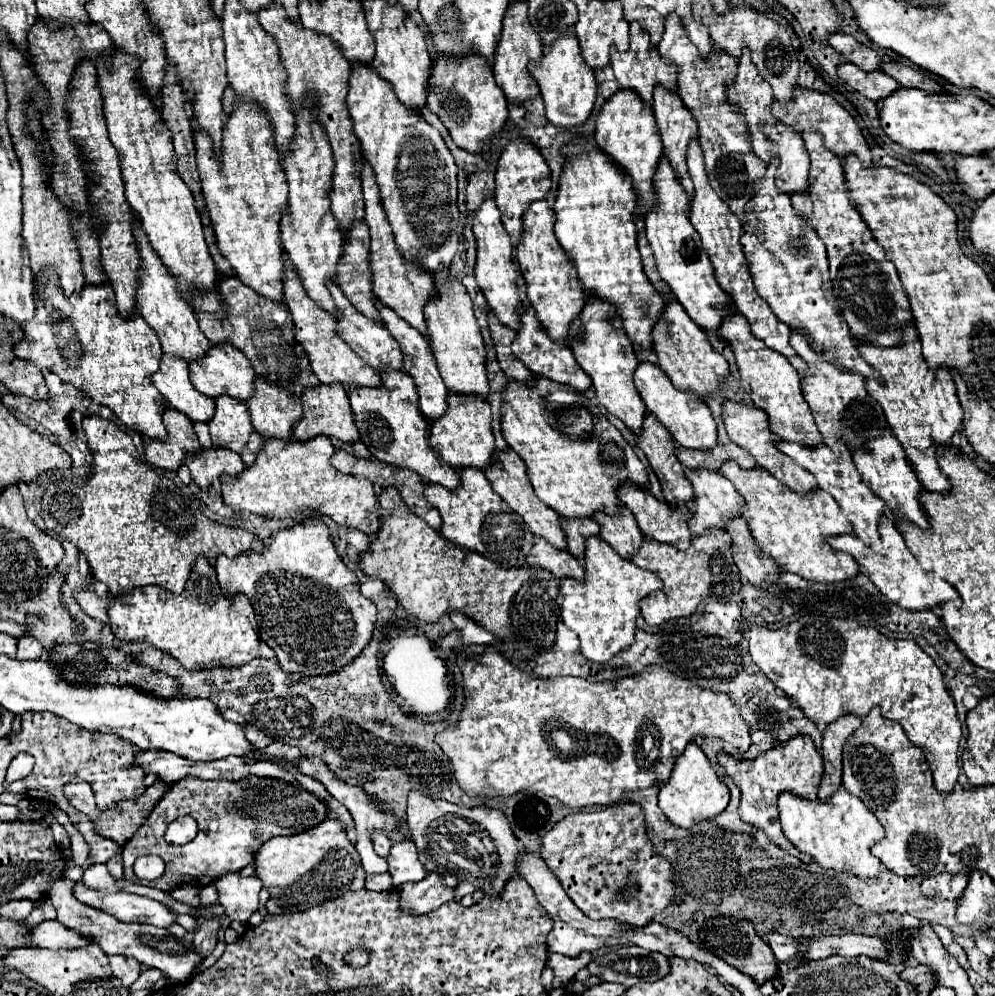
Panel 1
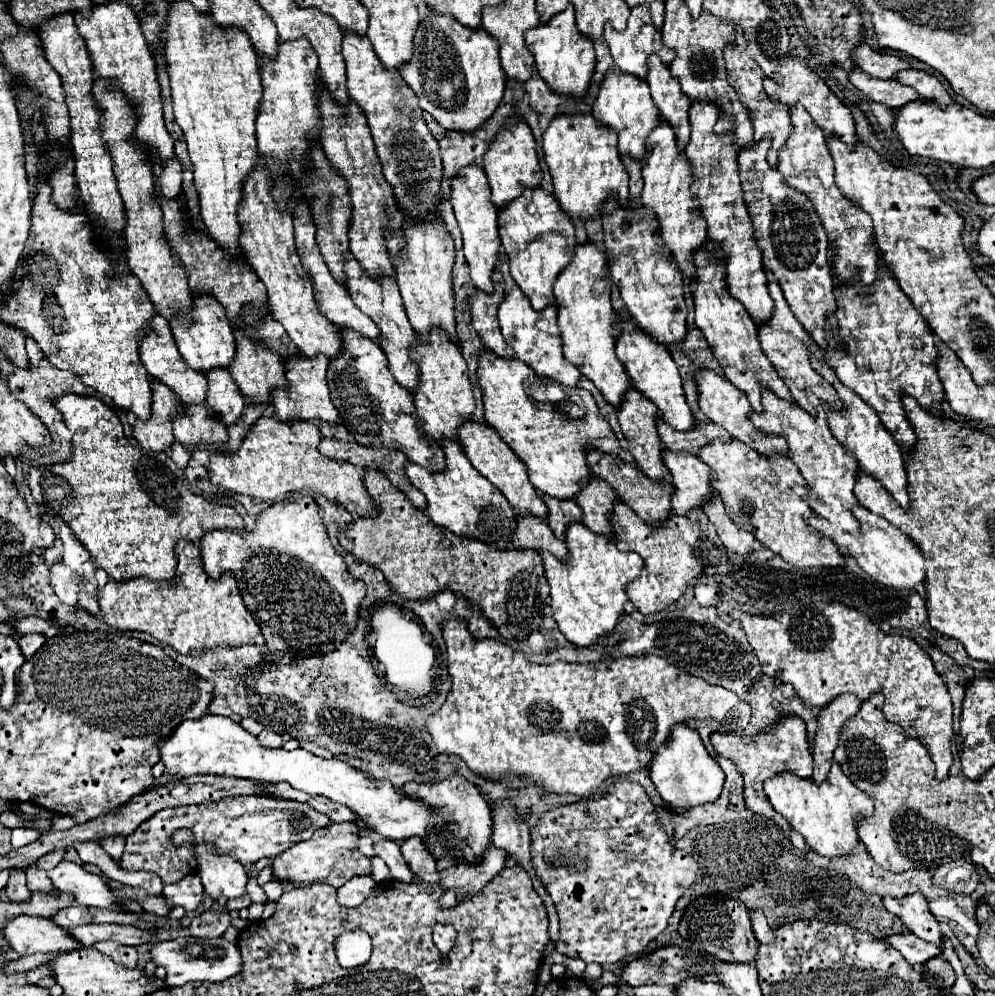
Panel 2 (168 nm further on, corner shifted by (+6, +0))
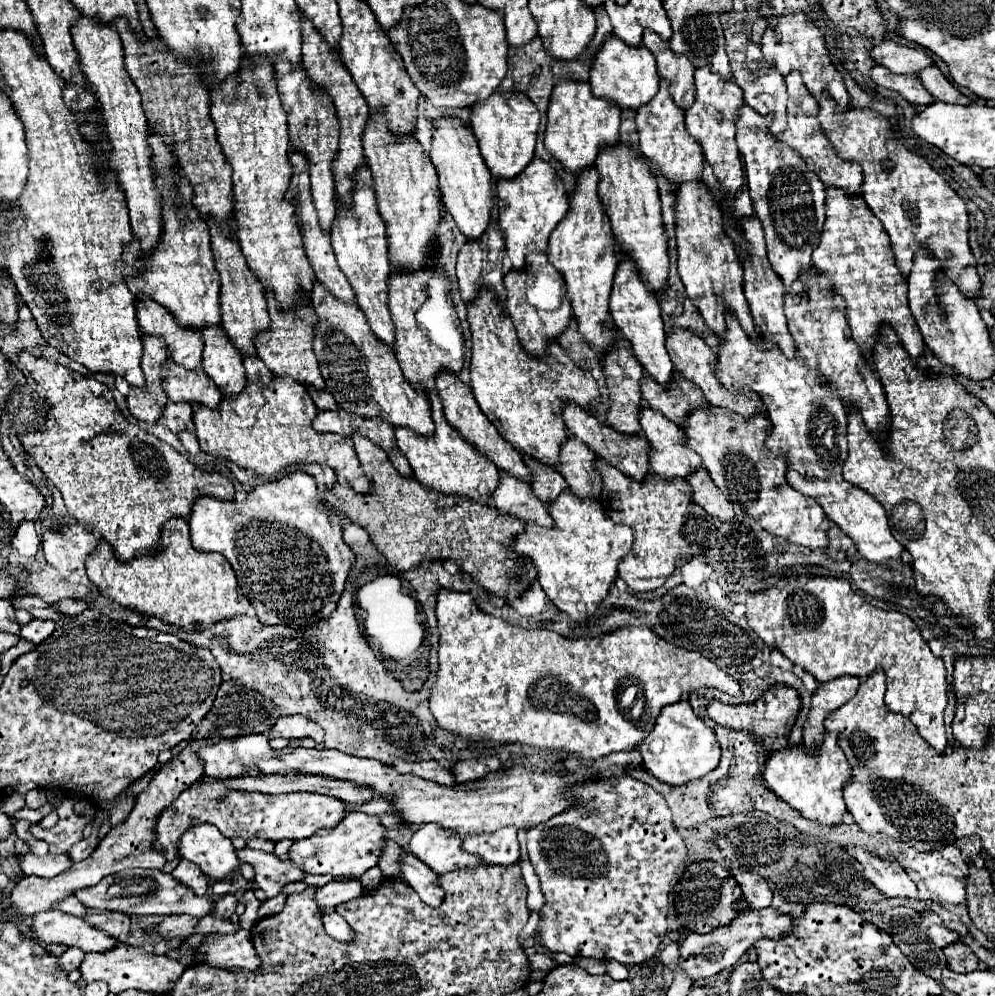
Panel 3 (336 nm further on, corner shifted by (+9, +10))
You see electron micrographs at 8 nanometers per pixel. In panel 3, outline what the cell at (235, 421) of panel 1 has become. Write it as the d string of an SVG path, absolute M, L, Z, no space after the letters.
M223 329L219 333L207 333L203 341L203 371L213 379L223 397L239 395L247 385L243 357L235 353L227 335L223 335Z

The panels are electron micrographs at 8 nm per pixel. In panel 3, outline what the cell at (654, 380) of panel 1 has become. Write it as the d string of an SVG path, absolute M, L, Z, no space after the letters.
M619 261L619 267L615 271L615 281L613 281L611 297L609 297L609 313L613 317L615 327L631 343L633 355L643 365L645 373L663 387L671 383L673 363L665 349L665 331L663 331L659 305L655 305L655 297L651 297L651 293L647 293L647 289L639 285L639 277L635 277L635 269L631 269L627 261Z

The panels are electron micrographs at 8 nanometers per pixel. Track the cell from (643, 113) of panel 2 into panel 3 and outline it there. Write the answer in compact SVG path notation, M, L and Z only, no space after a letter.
M609 37L603 49L597 53L595 61L591 63L591 91L599 99L607 99L621 109L639 109L643 103L651 101L659 89L659 75L655 73L655 59L651 57L649 49L641 45L641 49L631 49L623 45L617 37Z

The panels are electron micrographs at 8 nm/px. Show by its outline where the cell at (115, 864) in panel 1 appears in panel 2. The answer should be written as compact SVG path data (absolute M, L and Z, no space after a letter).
M106 839L106 843L100 843L104 847L104 851L112 857L112 859L120 859L122 857L122 851L124 851L124 843L126 839Z

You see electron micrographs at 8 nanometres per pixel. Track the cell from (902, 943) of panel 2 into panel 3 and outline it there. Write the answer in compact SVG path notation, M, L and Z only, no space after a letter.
M933 925L933 927L929 927L929 931L927 931L927 939L929 939L929 943L933 943L935 947L945 947L945 945L949 945L949 943L955 943L957 939L959 939L959 935L955 933L955 931L951 931L951 929L947 929L947 927L937 927L937 925Z

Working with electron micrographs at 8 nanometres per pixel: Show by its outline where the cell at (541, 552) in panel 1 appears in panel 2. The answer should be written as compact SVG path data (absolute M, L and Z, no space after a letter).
M516 515L516 531L512 535L512 543L516 549L550 551L558 559L564 559L568 555L566 543L562 539L556 539L548 523L534 519L534 515Z

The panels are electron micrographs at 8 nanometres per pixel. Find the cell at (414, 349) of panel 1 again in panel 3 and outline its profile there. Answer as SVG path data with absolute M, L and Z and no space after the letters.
M367 165L363 173L363 185L355 189L355 209L347 213L343 205L339 205L337 219L331 229L331 245L339 263L339 269L345 273L347 281L351 283L357 303L361 311L365 313L369 327L377 335L381 343L387 347L395 347L395 325L389 315L389 305L387 305L387 295L389 295L389 279L391 279L391 267L387 259L387 241L385 241L385 229L383 229L383 219L379 213L375 213L375 197L371 197L371 173L367 173Z

